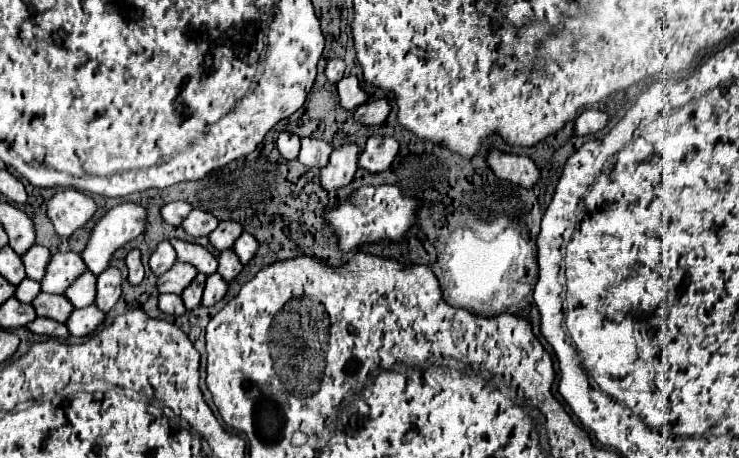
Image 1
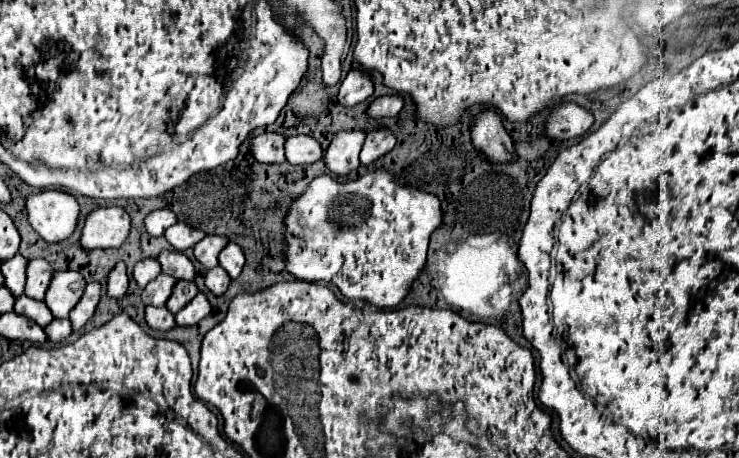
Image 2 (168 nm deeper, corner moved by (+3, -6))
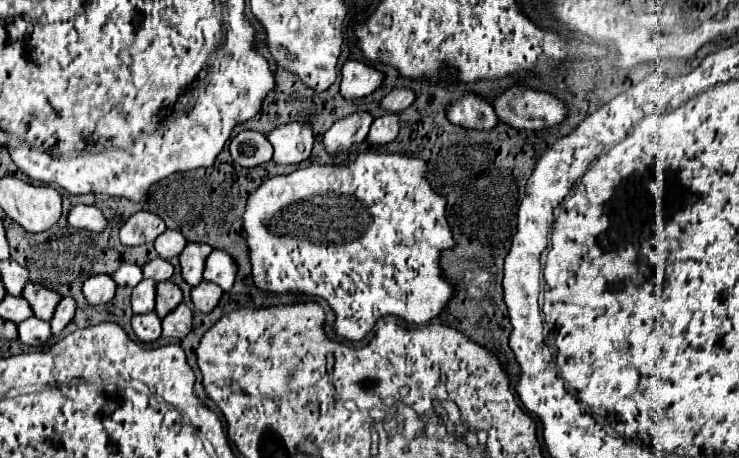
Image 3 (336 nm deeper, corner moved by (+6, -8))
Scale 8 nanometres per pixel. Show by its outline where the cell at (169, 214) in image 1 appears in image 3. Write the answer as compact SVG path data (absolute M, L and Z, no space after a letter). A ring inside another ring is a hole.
M147 210L137 212L121 226L119 240L127 246L139 246L145 242L153 242L165 228L165 222L157 214Z

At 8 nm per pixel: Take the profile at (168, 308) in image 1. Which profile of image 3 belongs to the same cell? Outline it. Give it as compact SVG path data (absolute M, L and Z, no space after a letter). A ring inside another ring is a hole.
M155 312L135 314L131 324L133 324L133 330L141 342L153 342L161 336L161 318Z

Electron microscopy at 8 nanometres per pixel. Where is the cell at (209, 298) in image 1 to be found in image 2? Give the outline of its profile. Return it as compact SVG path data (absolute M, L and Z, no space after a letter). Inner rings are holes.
M198 294L198 296L194 296L194 298L174 316L174 320L176 320L178 326L194 326L194 324L198 324L204 316L208 316L210 310L212 310L212 308L210 308L206 296L204 296L204 294Z

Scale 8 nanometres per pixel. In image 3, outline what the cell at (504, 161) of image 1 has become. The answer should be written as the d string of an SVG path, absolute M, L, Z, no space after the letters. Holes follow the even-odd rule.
M463 96L459 102L449 104L447 118L451 124L471 130L493 130L499 122L491 104L479 96Z

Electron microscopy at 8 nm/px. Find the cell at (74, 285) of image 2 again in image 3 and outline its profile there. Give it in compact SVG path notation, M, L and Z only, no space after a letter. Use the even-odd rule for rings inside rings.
M27 284L27 288L23 290L23 298L31 304L33 314L41 320L51 320L51 316L55 314L55 306L59 304L59 300L63 298L59 292L55 290L47 290L43 284Z

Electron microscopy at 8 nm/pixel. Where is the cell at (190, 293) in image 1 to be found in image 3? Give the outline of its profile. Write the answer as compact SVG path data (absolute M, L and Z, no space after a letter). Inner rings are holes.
M163 282L163 284L157 284L157 298L155 298L155 312L157 316L165 318L171 310L177 308L177 304L183 302L183 292L181 288L175 284L175 282Z

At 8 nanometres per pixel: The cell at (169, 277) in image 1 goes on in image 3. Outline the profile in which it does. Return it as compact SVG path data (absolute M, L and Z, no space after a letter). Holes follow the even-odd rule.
M141 280L133 288L131 304L133 304L133 312L135 314L153 312L153 308L155 308L155 288L157 288L155 280Z

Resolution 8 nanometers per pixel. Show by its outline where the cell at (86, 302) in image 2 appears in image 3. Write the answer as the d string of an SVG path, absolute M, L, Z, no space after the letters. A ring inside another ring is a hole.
M65 296L59 302L59 306L55 310L55 316L51 318L51 332L53 332L53 336L59 336L61 330L73 320L75 310L77 310L77 304L75 304L75 298L73 296Z

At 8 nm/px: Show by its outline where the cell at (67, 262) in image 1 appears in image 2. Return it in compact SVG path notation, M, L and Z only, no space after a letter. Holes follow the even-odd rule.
M28 260L26 266L26 296L34 300L44 300L46 288L52 278L52 266L46 260Z

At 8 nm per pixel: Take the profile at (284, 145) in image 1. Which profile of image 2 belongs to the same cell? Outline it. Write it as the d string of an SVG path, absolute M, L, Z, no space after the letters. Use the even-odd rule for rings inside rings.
M264 132L264 134L256 134L250 144L248 144L248 152L254 160L262 162L262 164L280 164L284 162L284 136L274 134L274 132Z

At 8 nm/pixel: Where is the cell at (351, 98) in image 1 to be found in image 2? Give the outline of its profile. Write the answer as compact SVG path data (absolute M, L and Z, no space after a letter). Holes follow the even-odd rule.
M350 70L346 78L342 80L340 92L338 92L338 102L344 106L356 106L370 98L374 92L374 84L368 72L362 70Z

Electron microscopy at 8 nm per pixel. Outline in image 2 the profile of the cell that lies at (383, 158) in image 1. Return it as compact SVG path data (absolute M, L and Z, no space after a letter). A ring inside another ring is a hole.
M380 128L380 130L374 130L366 136L366 142L364 142L364 148L360 152L360 162L364 166L372 164L374 160L378 160L380 156L388 154L396 144L396 136L388 130L388 128Z

